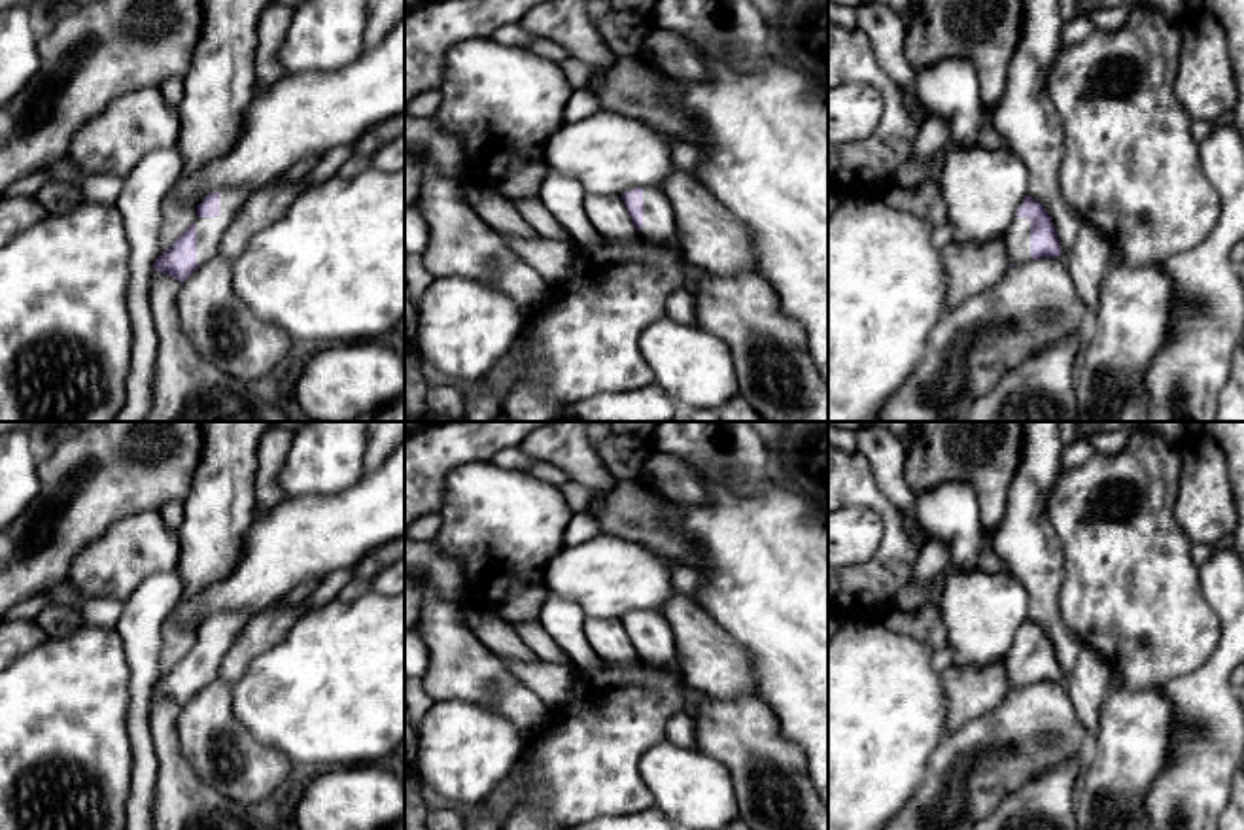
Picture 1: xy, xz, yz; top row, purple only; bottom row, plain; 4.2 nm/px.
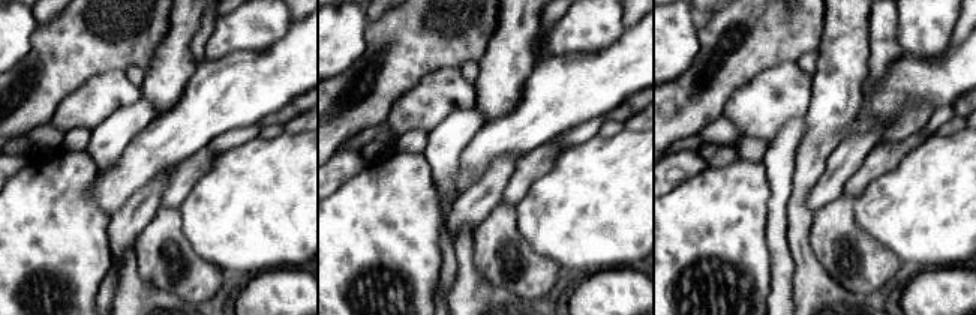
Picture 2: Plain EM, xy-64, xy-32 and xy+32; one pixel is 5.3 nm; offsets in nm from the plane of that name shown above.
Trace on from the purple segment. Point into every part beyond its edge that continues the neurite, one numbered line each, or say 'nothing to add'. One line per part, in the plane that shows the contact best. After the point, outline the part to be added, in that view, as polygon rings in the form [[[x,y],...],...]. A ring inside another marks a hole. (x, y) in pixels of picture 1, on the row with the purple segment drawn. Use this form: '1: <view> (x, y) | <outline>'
1: yz (1018, 241) | [[[1015,217],[1013,225],[1006,234],[1006,248],[1010,255],[1010,263],[1013,267],[1021,267],[1023,263],[1030,261],[1030,219],[1028,217]]]

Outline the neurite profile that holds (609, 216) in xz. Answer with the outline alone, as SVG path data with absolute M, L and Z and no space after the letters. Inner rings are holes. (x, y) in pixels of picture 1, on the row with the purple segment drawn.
M586 195L584 214L592 227L611 240L628 240L637 234L637 227L620 197Z

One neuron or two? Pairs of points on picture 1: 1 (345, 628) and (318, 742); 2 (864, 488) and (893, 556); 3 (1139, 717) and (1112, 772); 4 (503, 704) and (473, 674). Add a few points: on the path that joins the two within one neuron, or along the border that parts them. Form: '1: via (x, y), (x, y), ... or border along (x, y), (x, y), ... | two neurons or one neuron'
1: via (345, 657), (345, 683), (324, 704), (320, 713) | one neuron
2: via (881, 505), (893, 518), (893, 539) | one neuron
3: via (1135, 730), (1125, 759) | one neuron
4: via (496, 696), (481, 681) | one neuron

